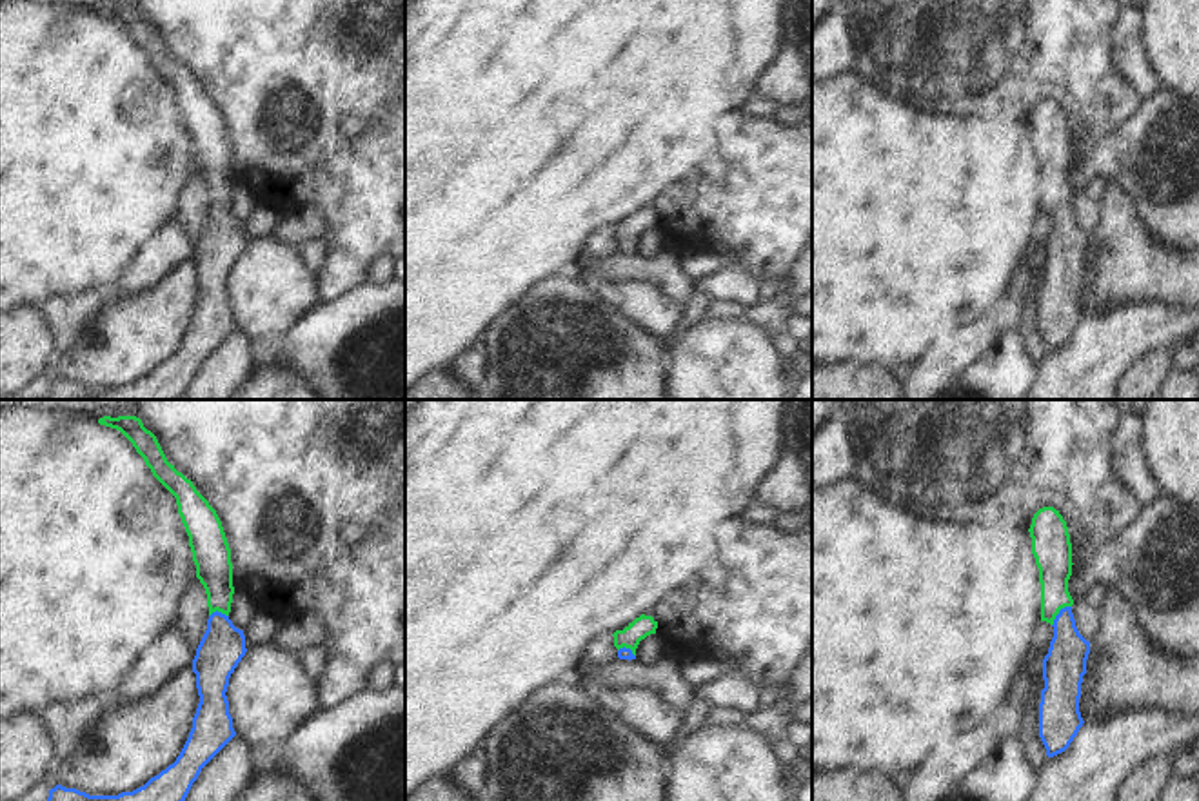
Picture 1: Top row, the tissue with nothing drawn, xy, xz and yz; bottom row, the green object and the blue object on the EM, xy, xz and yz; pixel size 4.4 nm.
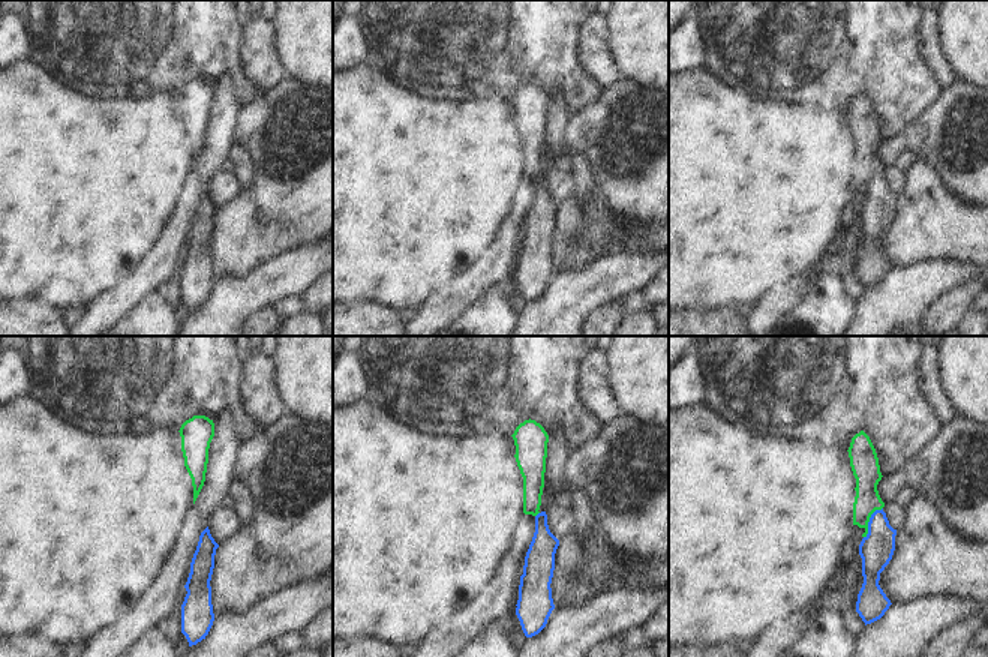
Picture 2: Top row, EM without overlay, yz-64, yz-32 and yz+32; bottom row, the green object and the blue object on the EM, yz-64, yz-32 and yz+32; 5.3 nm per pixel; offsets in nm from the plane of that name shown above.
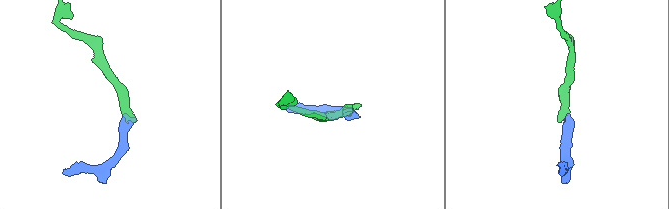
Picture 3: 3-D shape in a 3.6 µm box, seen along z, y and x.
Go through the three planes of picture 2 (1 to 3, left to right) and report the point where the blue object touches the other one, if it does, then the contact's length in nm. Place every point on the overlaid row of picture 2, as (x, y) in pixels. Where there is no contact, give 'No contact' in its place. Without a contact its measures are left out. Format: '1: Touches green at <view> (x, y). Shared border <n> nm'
1: No contact
2: Touches green at yz-32 (537, 513). Shared border 40 nm
3: Touches green at yz+32 (868, 521). Shared border 190 nm

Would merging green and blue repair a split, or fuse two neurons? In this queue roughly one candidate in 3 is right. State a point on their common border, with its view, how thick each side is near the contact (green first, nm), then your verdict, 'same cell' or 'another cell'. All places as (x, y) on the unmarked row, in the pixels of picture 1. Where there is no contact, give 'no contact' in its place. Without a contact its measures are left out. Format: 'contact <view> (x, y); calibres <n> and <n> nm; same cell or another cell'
contact yz (1058, 206); calibres 160 and 190 nm; same cell

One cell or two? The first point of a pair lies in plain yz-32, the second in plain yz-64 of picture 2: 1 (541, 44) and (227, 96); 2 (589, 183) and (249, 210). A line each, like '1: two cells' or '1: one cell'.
1: two cells
2: two cells

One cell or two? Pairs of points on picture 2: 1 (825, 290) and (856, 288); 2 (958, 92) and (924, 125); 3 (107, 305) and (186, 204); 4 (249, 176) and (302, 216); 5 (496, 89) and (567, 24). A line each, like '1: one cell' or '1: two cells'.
1: two cells
2: one cell
3: one cell
4: two cells
5: one cell

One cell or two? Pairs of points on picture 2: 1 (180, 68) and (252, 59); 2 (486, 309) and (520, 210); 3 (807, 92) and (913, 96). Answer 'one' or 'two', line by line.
1: two
2: two
3: one

